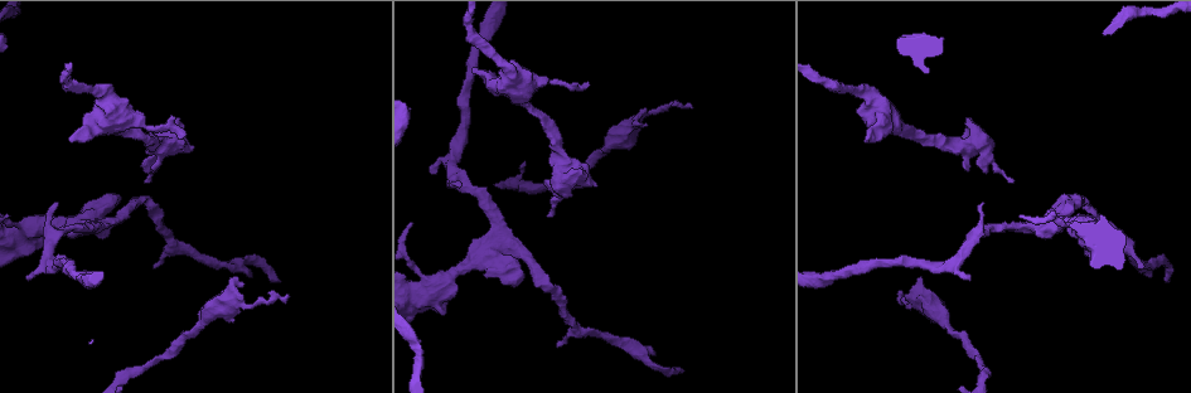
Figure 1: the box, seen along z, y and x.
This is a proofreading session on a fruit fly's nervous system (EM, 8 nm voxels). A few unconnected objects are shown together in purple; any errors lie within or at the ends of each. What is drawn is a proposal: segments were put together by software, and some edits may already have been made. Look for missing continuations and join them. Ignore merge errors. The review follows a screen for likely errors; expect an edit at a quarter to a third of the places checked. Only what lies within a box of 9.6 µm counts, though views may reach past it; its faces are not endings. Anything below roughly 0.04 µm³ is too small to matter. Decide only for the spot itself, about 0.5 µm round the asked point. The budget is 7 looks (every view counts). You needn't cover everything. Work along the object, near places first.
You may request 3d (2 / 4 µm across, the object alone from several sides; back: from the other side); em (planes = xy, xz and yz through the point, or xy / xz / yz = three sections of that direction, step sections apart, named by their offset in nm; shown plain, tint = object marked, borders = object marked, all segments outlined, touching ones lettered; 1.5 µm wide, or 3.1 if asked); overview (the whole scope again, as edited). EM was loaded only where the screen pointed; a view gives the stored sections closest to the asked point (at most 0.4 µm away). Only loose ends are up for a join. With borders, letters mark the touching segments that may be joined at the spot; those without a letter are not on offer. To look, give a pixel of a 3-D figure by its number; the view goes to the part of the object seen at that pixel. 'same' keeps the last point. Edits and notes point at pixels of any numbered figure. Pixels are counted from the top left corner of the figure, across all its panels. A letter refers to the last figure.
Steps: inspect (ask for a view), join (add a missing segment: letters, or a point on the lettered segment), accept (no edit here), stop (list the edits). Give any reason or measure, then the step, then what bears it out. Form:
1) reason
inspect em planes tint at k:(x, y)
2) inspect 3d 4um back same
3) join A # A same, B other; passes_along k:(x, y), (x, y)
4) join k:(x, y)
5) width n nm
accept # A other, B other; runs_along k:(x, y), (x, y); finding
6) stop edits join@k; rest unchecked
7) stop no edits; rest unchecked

branch stops here
inspect em planes plain at 1:(144, 182)

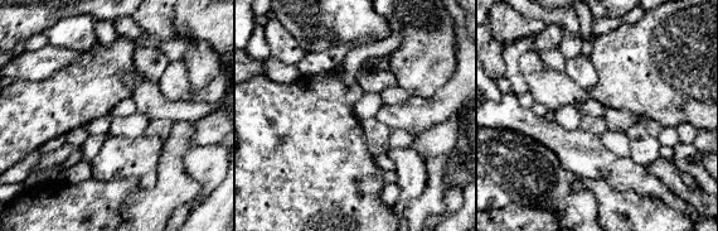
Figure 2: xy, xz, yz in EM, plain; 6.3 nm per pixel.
see the neighbours
inspect em planes borders same

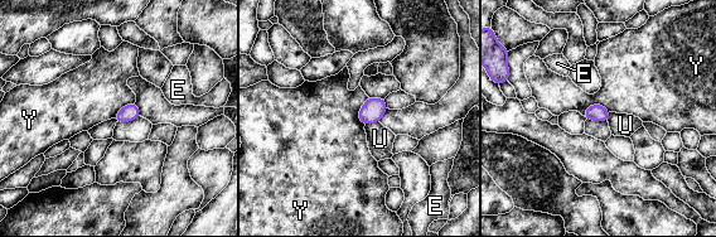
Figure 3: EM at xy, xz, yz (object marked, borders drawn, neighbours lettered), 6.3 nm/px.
accept # E other, U other, Y other; border 3:(610, 111), (590, 105), (584, 116); no lettered segment goes on from it

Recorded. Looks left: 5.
branch stops here
inspect 3d 4um at 1:(58, 204)

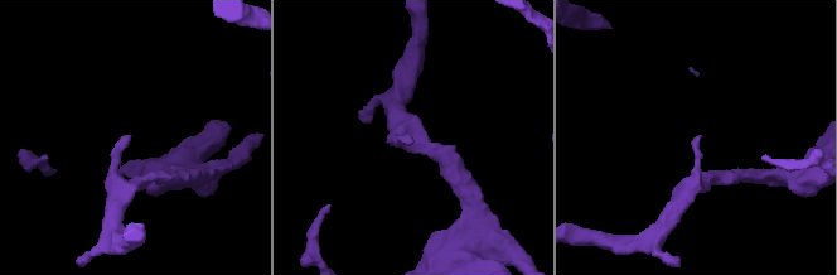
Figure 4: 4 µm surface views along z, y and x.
shape alone is not enough
inspect em planes borders at 4:(412, 142)

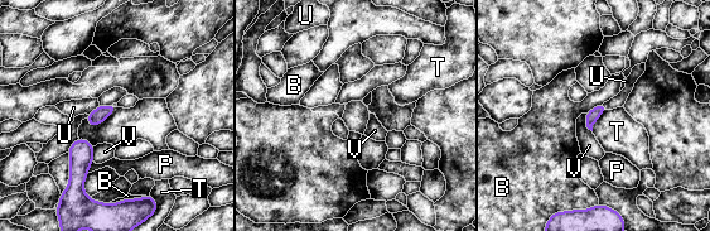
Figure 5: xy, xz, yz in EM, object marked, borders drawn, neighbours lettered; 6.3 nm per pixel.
longest_contact T 220 nm
accept # B other, P other, T other, U other, V other; no lettered segment goes on from it

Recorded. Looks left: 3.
inspect em planes borders at 1:(178, 139)

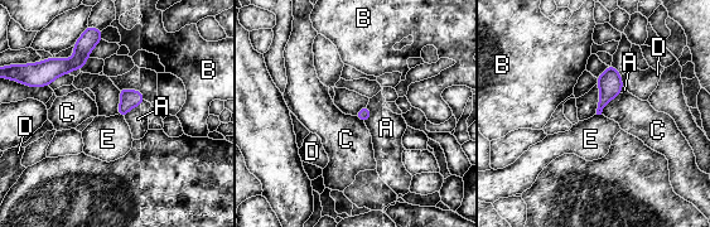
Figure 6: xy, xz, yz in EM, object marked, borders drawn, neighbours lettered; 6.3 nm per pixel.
width 80 nm
accept # A other, B other, C other, D other, E other; border 6:(117, 114), (124, 117); none of them fits

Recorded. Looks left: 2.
stop no edits; rest unchecked

